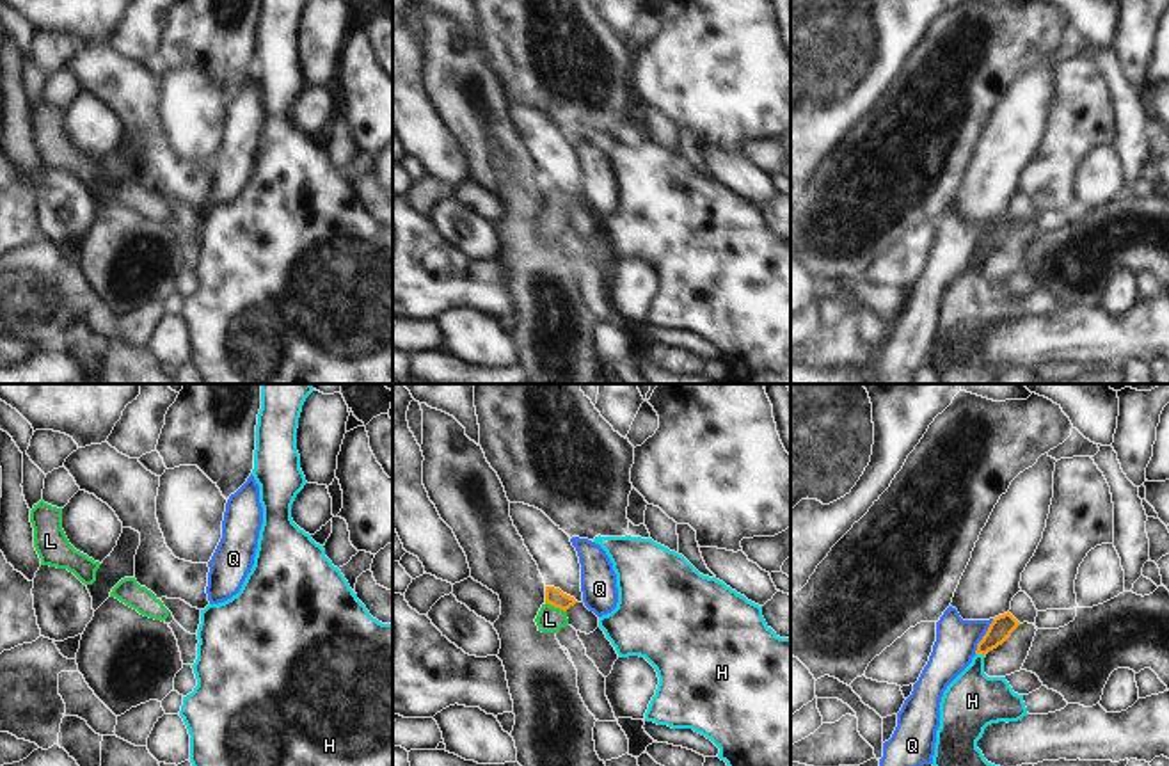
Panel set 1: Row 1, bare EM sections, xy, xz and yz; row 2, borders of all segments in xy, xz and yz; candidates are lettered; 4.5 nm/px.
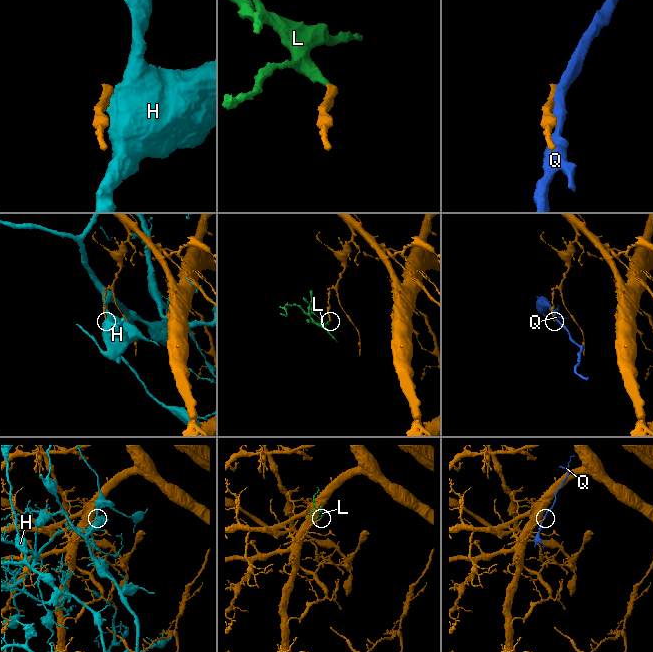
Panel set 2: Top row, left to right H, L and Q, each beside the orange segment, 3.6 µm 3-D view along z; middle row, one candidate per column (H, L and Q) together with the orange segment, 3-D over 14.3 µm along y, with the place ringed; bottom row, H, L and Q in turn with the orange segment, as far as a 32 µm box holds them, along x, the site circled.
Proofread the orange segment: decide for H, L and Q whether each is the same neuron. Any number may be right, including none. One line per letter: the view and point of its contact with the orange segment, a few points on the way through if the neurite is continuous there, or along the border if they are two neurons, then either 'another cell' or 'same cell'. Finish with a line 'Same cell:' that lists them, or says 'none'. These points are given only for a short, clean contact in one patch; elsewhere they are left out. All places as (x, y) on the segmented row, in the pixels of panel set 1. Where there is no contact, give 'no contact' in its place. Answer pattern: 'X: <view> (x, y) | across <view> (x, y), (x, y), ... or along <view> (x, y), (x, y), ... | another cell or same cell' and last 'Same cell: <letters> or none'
H: yz (981, 653) | another cell
L: xz (556, 606) | across xz (553, 596), (556, 606), (549, 619) | same cell
Q: yz (983, 637) | another cell
Same cell: L

